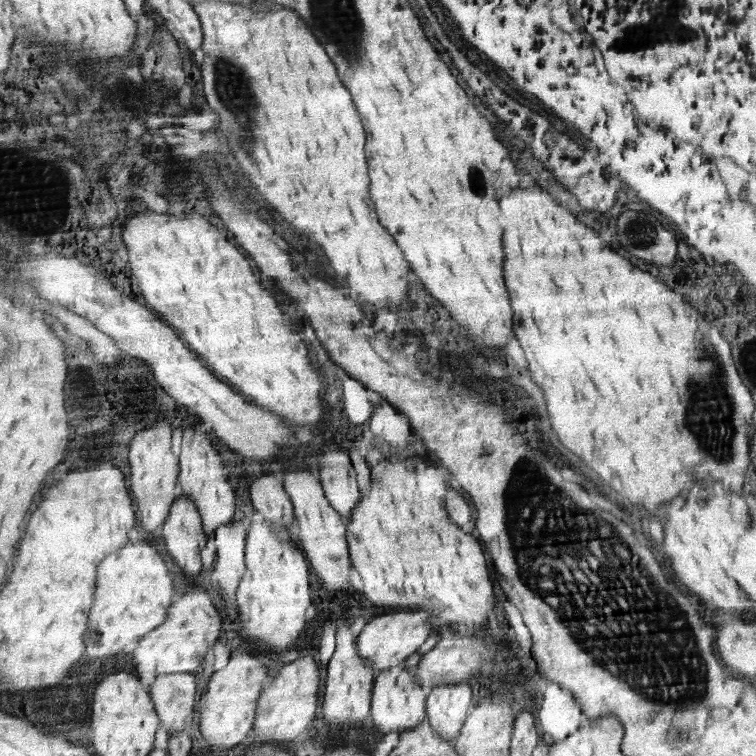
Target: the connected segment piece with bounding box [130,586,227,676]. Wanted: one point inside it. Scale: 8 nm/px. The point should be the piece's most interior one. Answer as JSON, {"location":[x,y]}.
{"location":[193,626]}

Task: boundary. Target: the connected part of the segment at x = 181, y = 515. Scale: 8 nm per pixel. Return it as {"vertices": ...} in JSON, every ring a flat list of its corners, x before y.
{"vertices":[[179,495,160,532,167,551,185,576,198,578,203,568,201,552,207,548,208,534,197,503]]}

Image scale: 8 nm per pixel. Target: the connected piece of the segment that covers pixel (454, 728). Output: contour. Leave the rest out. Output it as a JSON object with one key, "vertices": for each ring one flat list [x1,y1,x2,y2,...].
{"vertices":[[467,682,436,686,429,693,427,720,441,738,455,741,461,737,471,702,473,688]]}

